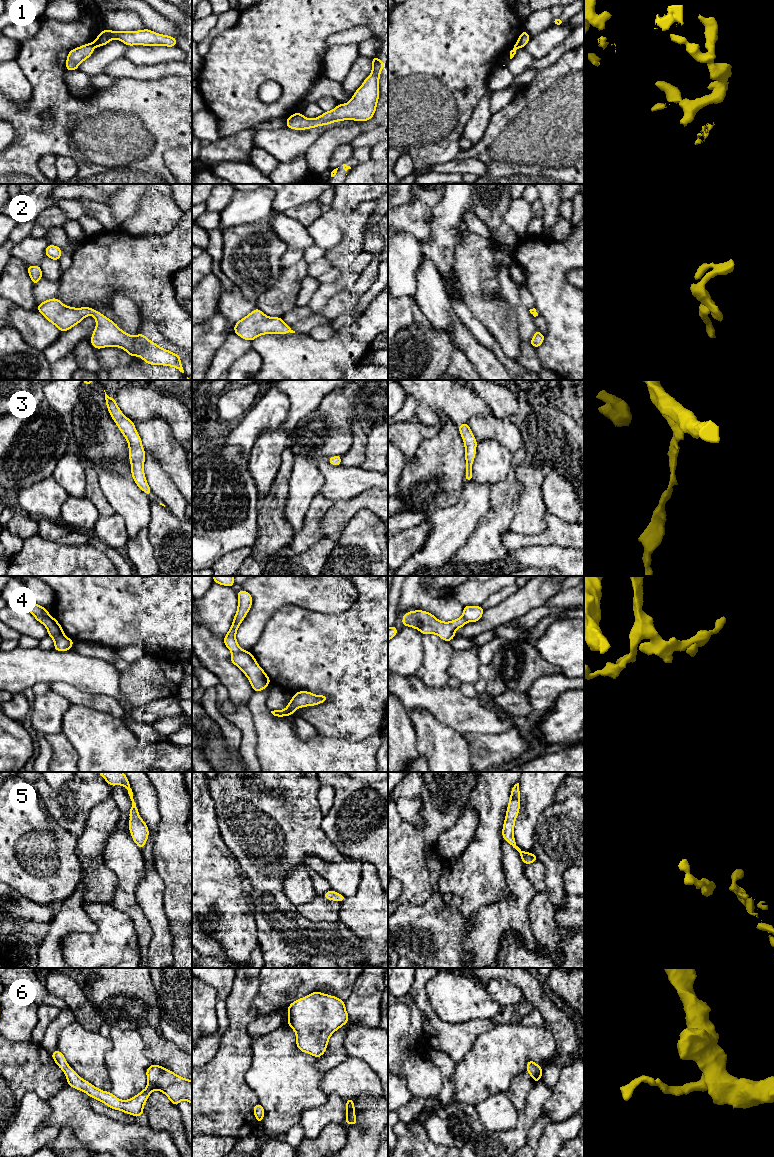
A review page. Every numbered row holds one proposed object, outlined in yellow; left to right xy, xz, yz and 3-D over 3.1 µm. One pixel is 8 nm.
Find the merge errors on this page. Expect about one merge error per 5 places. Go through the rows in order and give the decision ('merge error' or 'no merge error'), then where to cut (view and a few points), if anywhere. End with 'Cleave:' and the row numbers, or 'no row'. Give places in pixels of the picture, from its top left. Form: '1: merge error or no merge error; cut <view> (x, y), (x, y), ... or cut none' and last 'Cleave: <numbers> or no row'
1: merge error; cut xy (92, 43), (94, 47)
2: no merge error; cut none
3: no merge error; cut none
4: merge error; cut xz (249, 651), (232, 653)
5: no merge error; cut none
6: no merge error; cut none
Cleave: 1, 4

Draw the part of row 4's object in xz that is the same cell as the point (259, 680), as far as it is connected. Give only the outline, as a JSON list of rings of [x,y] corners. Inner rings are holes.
[[[251,652],[232,653],[230,661],[245,674],[255,692],[264,690],[270,684],[270,678],[259,666]]]

